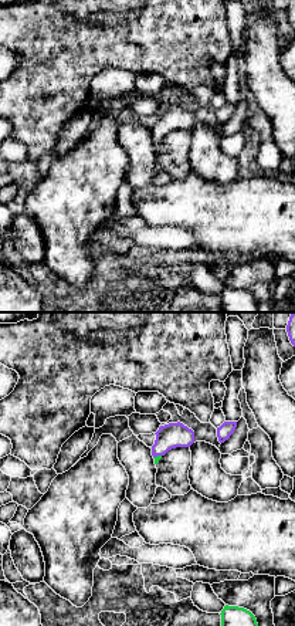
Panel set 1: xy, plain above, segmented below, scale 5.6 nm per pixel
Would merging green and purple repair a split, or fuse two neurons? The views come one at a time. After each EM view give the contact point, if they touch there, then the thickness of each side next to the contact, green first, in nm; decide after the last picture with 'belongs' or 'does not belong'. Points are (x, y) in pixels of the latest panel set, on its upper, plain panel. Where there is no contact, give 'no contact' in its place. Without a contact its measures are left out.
meets green at (158, 138); 30 nm thick on the green side, 140 nm on the other

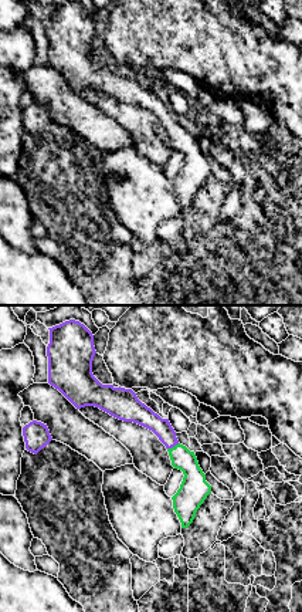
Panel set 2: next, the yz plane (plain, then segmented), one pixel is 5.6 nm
meets green at (175, 128); 140 nm thick on the green side, 110 nm on the other

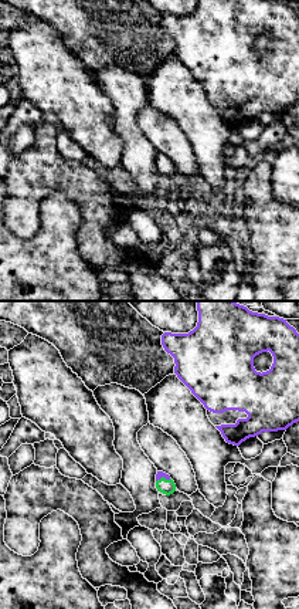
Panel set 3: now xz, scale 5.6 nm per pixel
meets green at (163, 159); 90 nm thick on the green side, 40 nm on the other

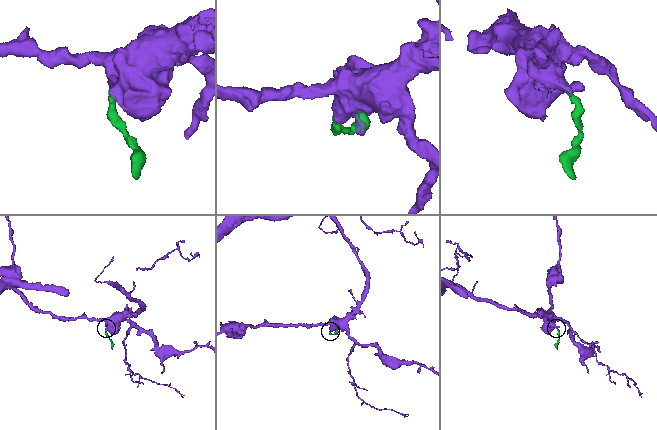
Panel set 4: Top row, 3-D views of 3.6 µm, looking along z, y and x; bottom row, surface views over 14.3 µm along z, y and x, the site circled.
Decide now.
belongs

